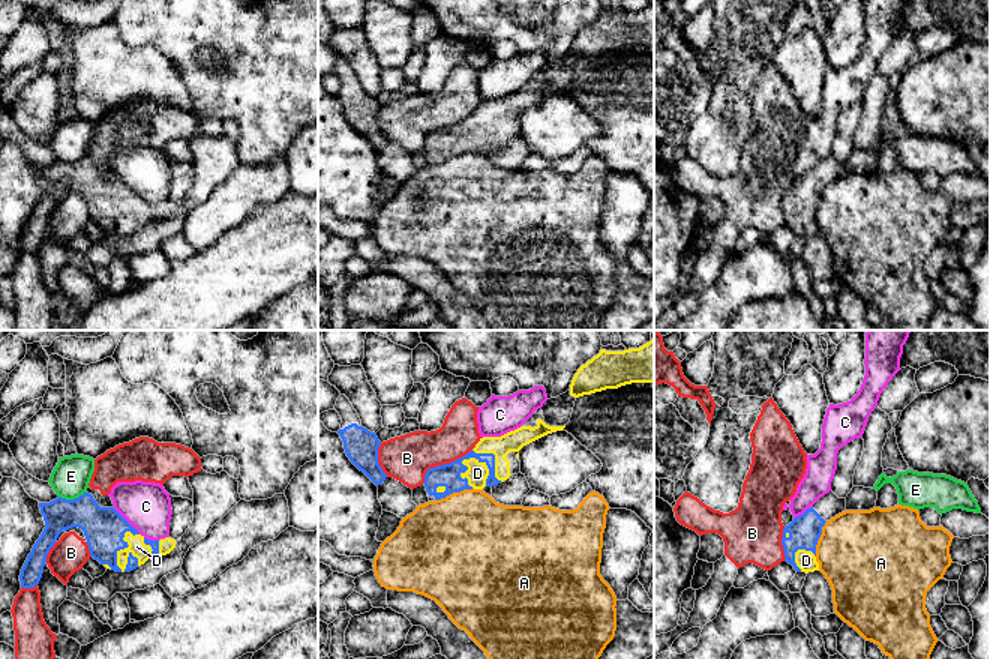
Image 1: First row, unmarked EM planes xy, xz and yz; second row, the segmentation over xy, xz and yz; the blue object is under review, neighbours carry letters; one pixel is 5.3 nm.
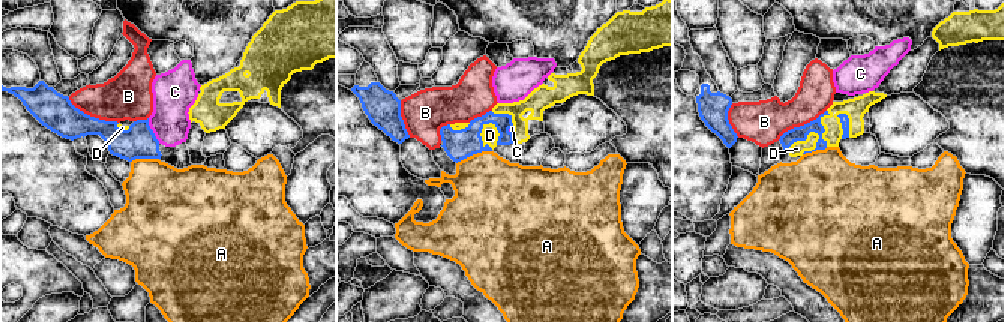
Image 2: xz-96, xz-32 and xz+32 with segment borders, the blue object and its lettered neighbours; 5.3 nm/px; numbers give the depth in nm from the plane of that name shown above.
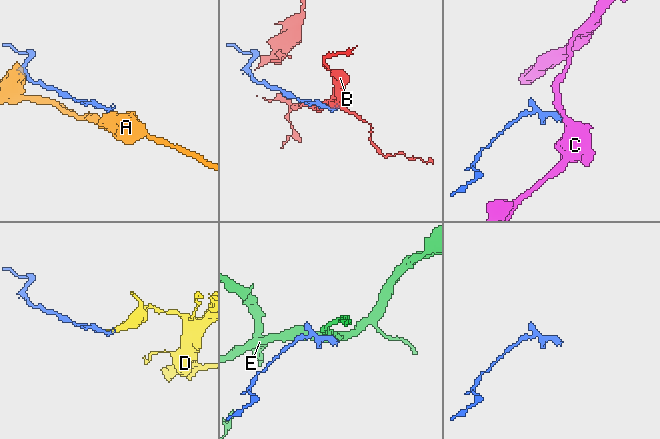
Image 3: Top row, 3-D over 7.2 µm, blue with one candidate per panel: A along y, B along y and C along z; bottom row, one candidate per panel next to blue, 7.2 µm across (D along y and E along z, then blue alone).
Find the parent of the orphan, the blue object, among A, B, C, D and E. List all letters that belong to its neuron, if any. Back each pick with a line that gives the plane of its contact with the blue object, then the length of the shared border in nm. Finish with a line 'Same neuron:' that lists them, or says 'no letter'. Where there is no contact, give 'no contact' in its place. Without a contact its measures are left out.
D: xy | 220 nm
Same neuron: D

